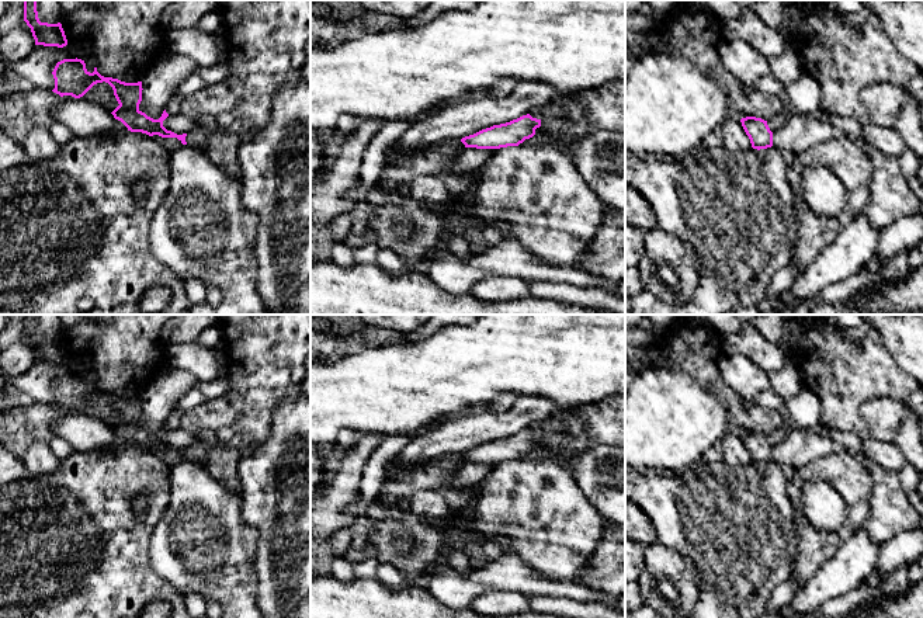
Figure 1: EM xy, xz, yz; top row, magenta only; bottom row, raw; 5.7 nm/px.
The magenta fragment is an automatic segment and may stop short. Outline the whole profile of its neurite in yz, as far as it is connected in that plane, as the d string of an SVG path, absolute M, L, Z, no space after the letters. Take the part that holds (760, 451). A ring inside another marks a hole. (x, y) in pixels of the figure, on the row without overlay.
M746 431L742 433L740 437L753 464L760 465L773 461L773 447L770 445L767 435L756 431Z

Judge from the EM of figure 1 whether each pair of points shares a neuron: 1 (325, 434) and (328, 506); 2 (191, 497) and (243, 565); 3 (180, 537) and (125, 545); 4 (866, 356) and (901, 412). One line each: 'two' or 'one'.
1: two
2: one
3: two
4: two

